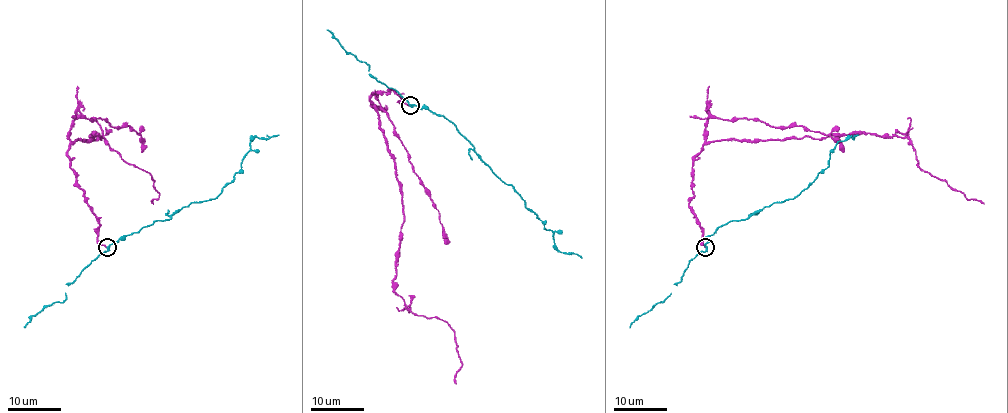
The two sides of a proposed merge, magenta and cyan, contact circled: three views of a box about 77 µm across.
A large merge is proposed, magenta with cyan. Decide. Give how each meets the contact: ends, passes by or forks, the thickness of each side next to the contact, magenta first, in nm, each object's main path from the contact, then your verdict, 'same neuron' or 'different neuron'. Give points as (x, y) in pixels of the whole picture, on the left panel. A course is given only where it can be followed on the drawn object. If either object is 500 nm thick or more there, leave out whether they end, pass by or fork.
magenta ends; cyan passes by; calibres 160 and 240 nm; course magenta (106, 247), (70, 167), (73, 141), (103, 137), (150, 175), (158, 192), (153, 204); course cyan (107, 247), (157, 220), (167, 220), (191, 203), (214, 199), (238, 172), (251, 140), (278, 135); different neuron

